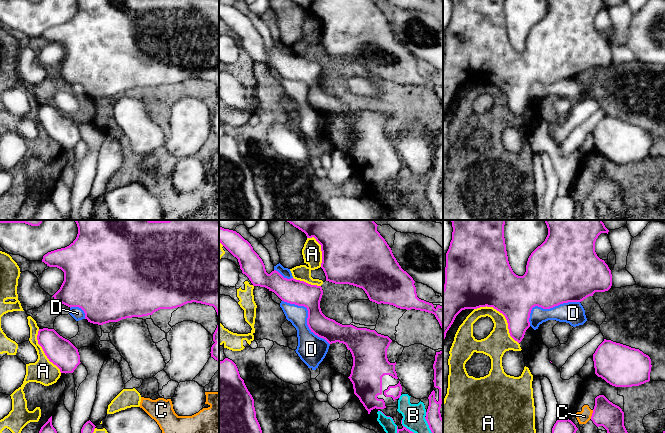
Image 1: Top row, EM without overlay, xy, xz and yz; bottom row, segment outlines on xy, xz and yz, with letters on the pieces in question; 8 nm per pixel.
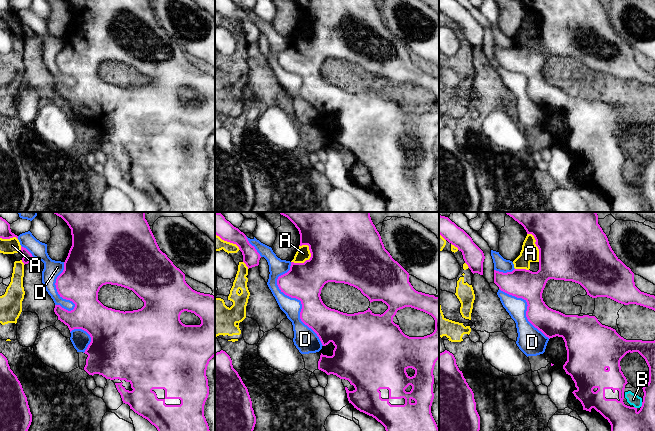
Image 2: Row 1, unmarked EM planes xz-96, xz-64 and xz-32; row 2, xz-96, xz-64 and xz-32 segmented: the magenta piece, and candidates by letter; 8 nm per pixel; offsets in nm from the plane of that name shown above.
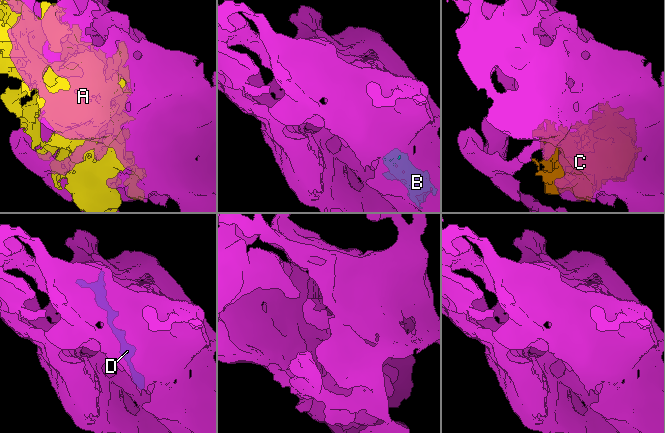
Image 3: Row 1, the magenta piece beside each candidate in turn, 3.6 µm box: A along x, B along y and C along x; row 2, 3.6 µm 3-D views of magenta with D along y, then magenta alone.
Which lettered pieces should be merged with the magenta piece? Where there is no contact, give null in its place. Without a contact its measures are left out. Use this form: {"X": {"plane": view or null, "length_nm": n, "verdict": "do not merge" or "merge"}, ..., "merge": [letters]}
{"A": {"plane": "yz", "length_nm": 460, "verdict": "do not merge"}, "B": {"plane": "xz", "length_nm": 260, "verdict": "do not merge"}, "C": {"plane": "yz", "length_nm": 80, "verdict": "do not merge"}, "D": {"plane": "xz", "length_nm": 500, "verdict": "do not merge"}, "merge": []}

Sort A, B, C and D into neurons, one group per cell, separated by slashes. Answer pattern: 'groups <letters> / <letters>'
groups A B C / D

